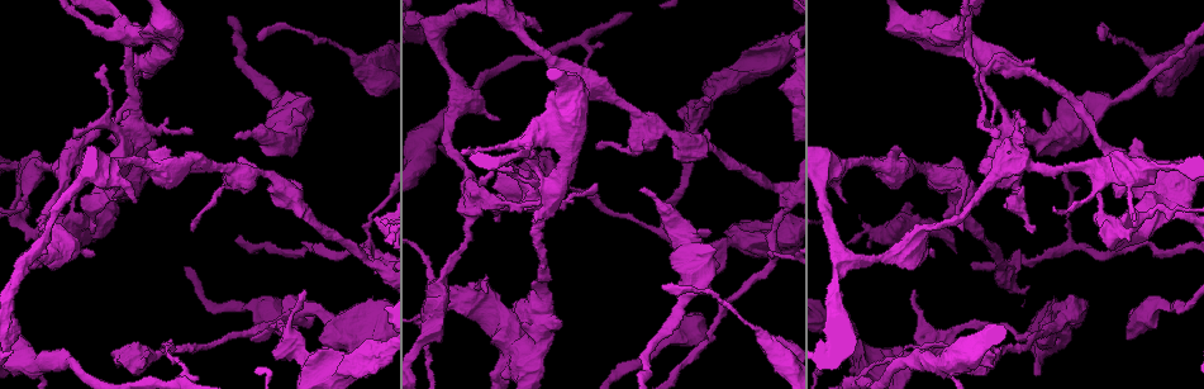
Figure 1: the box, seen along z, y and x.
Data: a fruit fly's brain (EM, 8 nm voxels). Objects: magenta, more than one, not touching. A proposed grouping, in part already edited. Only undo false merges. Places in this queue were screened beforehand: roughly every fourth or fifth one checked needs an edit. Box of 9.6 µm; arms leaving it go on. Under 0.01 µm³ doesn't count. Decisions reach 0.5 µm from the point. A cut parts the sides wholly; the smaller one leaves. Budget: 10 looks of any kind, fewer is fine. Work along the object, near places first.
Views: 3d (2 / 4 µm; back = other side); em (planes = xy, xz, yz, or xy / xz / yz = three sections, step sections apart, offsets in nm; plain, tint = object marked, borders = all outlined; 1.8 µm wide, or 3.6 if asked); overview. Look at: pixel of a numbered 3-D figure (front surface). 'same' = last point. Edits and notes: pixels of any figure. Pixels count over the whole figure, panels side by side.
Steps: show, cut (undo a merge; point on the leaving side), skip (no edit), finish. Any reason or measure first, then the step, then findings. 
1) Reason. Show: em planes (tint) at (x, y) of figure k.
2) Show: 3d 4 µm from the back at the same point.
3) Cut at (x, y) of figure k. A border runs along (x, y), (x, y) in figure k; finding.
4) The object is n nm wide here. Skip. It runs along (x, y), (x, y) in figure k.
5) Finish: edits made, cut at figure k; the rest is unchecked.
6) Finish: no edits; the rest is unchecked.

A fork. Show: em xy step 4 (tint) at (463, 99) of figure 1.

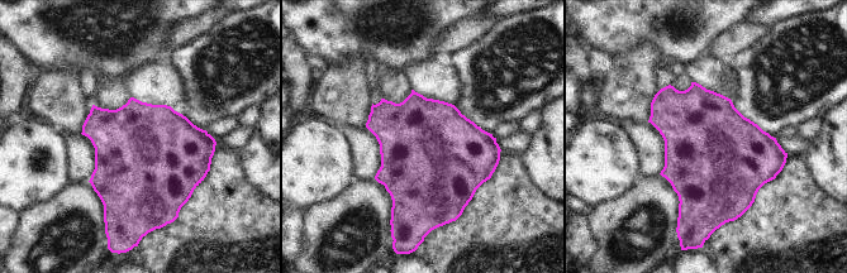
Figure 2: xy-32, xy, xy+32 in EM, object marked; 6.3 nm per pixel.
Another direction. Show: em planes (tint) at the same point.

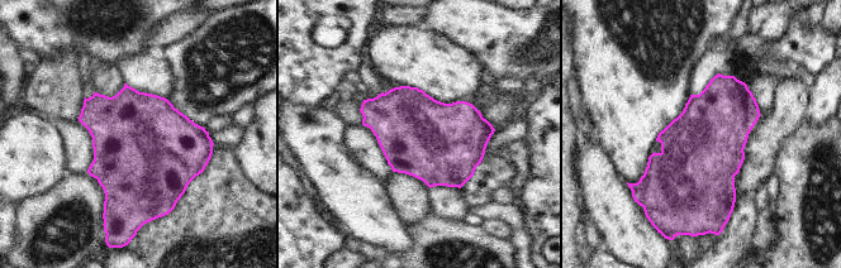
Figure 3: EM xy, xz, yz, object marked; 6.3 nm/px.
Skip. All the same neuron.

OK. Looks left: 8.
Thick turns thin. Show: em yz step 16 (tint) at (418, 324) of figure 1.

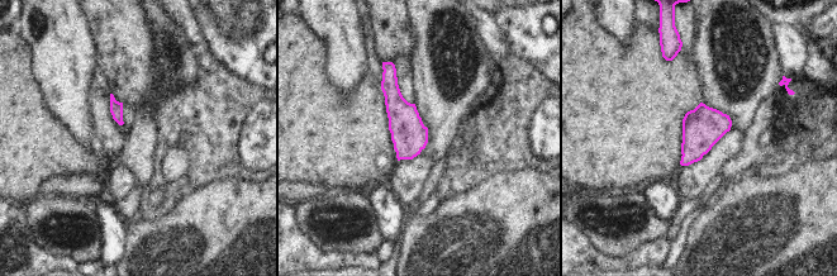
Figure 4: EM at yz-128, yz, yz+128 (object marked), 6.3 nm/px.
Show: em planes (borders) at the same point.

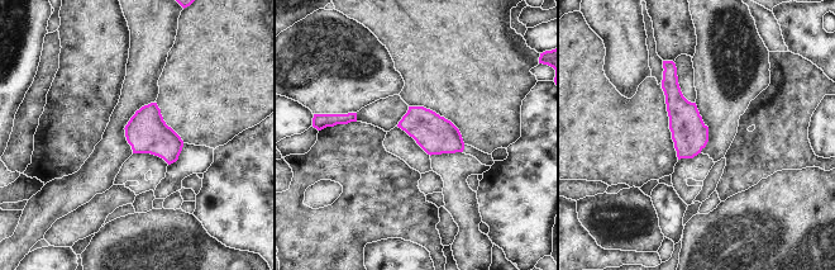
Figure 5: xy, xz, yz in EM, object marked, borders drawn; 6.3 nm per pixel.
The object is 220 nm wide here. Skip. It runs along (671, 65), (690, 155) in figure 5; continuous, no second neuron.

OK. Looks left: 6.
Branch point. Show: 3d 2 µm from the back at (662, 230) of figure 1.

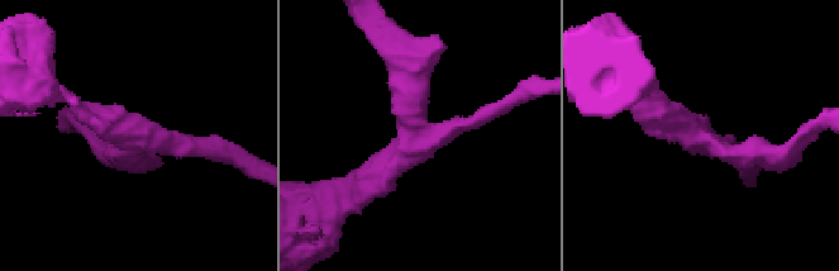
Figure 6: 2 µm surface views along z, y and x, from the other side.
3 arms meet here. Show: em planes (tint) at (126, 132) of figure 6.

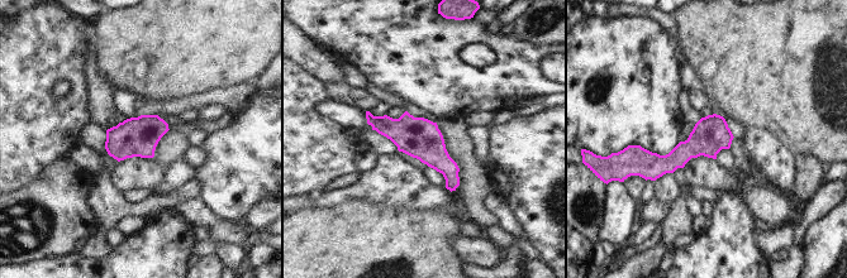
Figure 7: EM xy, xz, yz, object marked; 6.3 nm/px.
Skip. It runs along (370, 118), (415, 137), (452, 187) in figure 7; one neuron here.

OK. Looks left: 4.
Thick turns thin. Show: em planes (tint) at (289, 337) of figure 1.

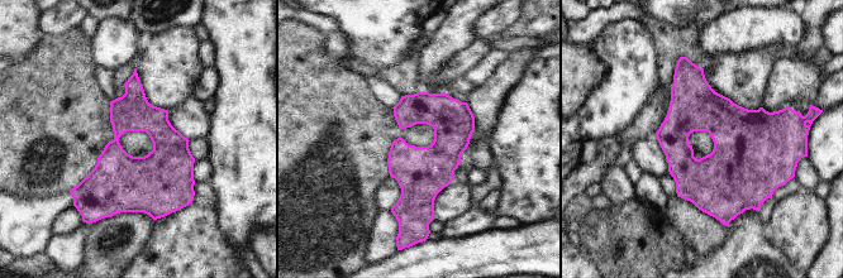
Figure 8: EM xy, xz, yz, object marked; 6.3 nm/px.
Skip. One neuron here.

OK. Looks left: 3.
Finish: no edits; the rest is unchecked.

